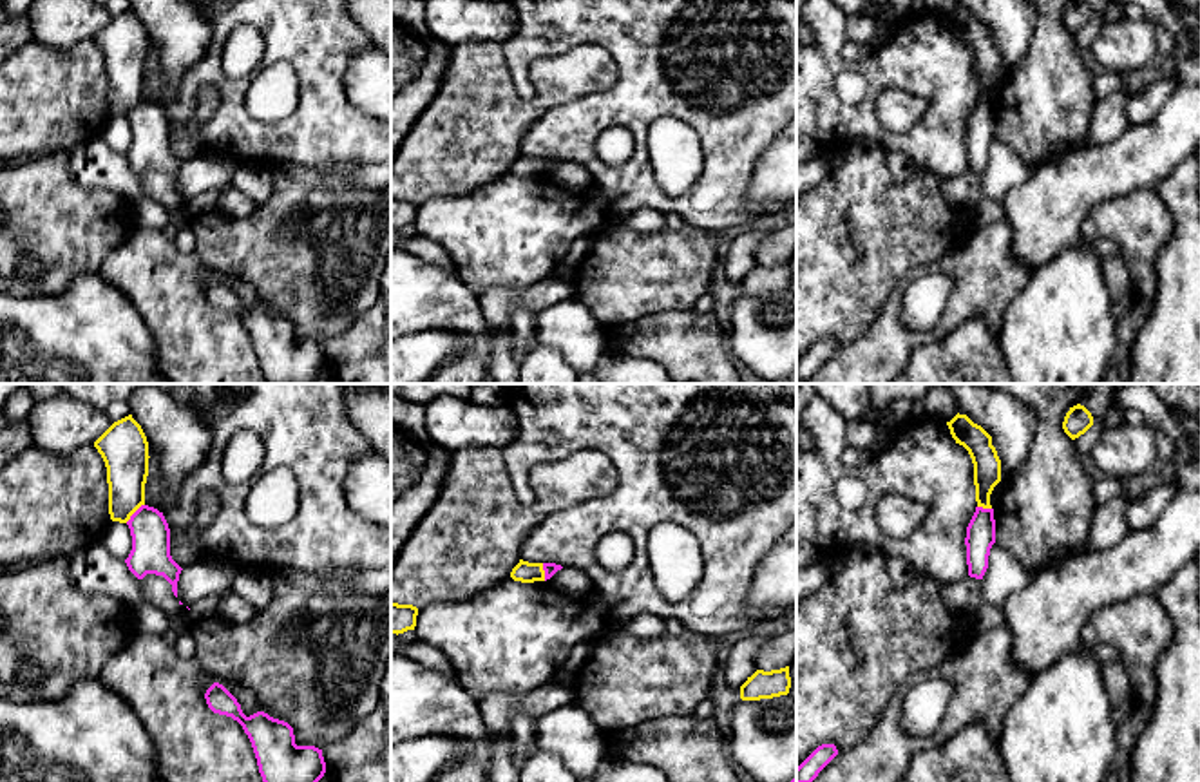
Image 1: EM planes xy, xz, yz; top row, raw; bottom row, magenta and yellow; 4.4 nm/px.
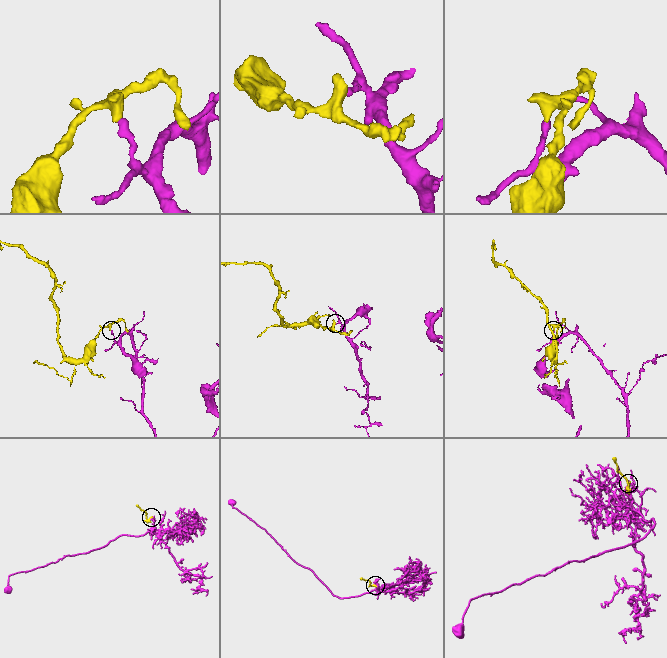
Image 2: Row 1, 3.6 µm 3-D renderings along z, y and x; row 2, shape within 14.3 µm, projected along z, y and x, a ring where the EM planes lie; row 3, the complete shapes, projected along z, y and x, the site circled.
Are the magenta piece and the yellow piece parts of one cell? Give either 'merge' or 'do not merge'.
do not merge

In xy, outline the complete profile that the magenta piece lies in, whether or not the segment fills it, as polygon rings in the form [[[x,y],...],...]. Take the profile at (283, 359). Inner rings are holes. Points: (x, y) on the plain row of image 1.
[[[219,277],[205,288],[214,308],[232,311],[248,329],[266,384],[311,384],[326,367],[322,344],[297,340],[293,322],[264,306],[246,311],[237,293]]]

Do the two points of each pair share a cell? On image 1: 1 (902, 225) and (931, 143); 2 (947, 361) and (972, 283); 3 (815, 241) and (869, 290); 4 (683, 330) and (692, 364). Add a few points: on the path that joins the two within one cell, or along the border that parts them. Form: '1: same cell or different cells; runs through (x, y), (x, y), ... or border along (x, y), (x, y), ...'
1: different cells; border along (918, 163), (943, 176)
2: different cells; border along (996, 333), (980, 317), (969, 317), (920, 346)
3: same cell; runs through (828, 254), (837, 257), (857, 277)
4: same cell; runs through (683, 339), (692, 348), (692, 355)

